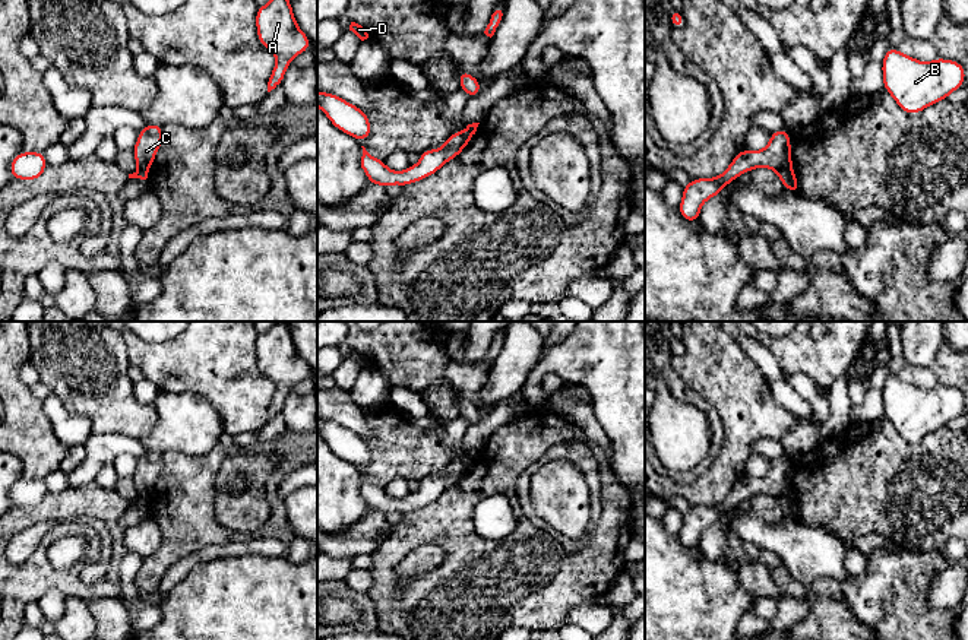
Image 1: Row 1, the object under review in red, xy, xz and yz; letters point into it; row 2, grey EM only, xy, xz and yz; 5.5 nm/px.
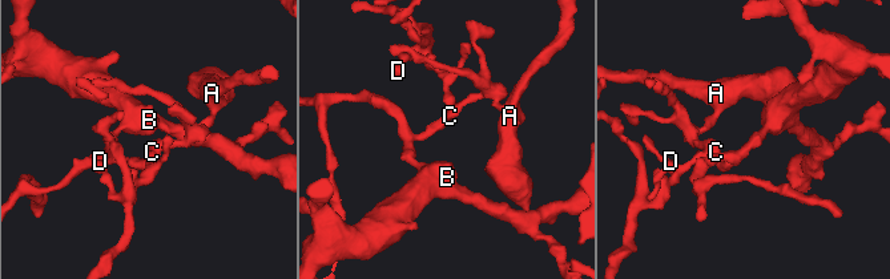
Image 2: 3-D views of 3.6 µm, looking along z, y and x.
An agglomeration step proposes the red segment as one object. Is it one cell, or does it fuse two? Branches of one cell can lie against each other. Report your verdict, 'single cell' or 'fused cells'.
fused cells

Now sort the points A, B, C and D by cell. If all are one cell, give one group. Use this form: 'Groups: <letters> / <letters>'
Groups: A C D / B

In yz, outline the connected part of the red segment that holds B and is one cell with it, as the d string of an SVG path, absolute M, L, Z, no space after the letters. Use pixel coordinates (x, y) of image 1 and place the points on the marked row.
M888 48L882 63L883 88L907 114L946 99L965 83L965 69L955 60L936 57L930 63Z

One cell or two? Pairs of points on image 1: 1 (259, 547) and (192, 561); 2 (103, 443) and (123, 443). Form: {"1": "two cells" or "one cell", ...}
{"1": "one cell", "2": "one cell"}

